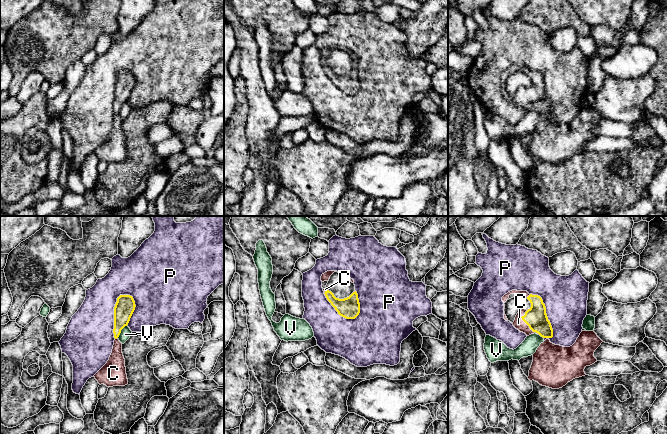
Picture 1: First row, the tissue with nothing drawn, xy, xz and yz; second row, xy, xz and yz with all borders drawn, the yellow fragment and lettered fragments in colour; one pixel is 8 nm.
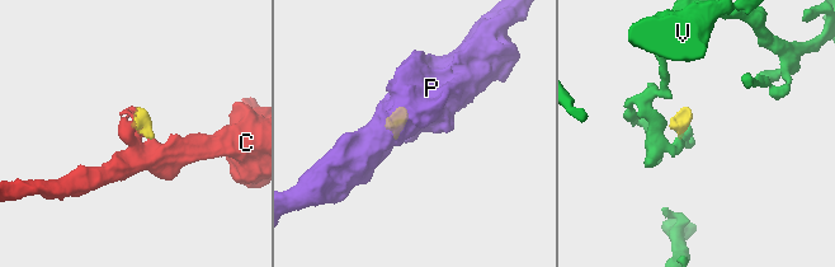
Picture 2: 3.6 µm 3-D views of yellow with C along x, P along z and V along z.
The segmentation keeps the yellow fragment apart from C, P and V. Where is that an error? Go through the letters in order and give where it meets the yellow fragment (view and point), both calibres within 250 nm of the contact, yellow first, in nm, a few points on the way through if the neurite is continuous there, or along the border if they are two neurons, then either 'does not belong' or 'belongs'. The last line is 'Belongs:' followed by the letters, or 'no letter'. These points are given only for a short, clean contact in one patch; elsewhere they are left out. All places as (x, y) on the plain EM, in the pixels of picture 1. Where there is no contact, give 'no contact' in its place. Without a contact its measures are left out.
C: contact yz (526, 99); calibres 180 and 90 nm; belongs
P: contact xy (114, 88); calibres 160 and 360 nm; does not belong
V: contact xy (120, 107); calibres 160 and 90 nm; border xy (127, 100), (117, 113); does not belong
Belongs: C

